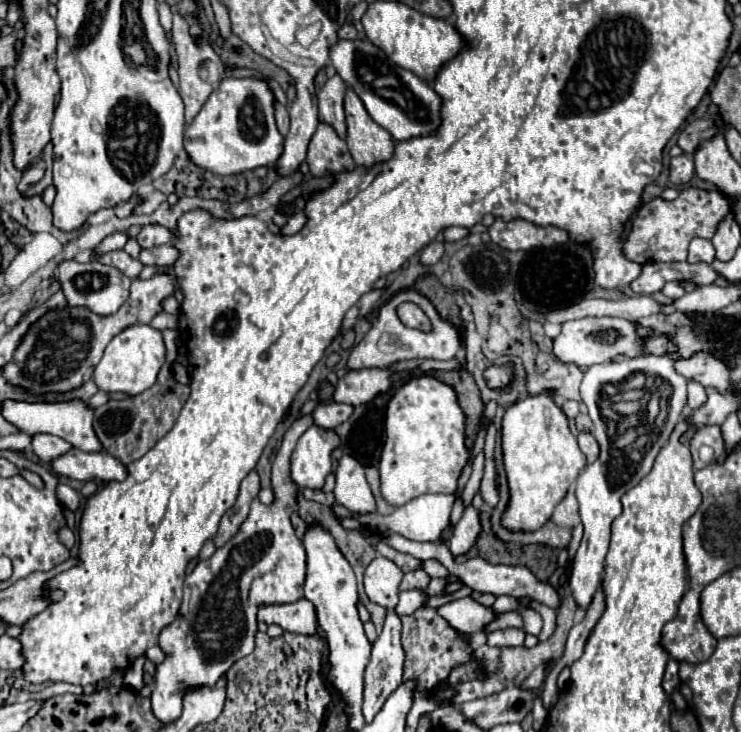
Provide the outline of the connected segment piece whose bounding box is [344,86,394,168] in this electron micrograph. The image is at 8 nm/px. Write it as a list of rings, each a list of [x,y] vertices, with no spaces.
[[[346,86],[344,112],[348,124],[346,144],[356,166],[370,168],[390,160],[394,154],[394,138],[368,116],[362,100],[350,86]]]

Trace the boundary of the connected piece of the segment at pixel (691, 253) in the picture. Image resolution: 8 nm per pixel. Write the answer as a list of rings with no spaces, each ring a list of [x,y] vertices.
[[[694,238],[690,242],[690,250],[688,250],[688,262],[712,262],[714,258],[714,246],[710,240],[706,238]]]

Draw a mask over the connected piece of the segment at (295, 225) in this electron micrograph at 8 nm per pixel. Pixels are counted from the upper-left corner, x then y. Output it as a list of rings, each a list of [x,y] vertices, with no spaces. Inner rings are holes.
[[[298,198],[296,200],[296,214],[288,220],[288,224],[282,228],[282,234],[286,236],[292,236],[292,234],[298,234],[304,224],[306,224],[306,214],[304,213],[305,200],[303,198]]]

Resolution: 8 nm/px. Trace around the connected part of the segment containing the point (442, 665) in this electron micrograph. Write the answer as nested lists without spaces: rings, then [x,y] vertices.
[[[420,608],[410,616],[402,616],[402,646],[406,652],[404,678],[420,678],[420,692],[434,692],[438,686],[446,684],[448,674],[454,666],[464,664],[472,658],[472,650],[462,640],[462,634],[456,632],[434,608]]]

